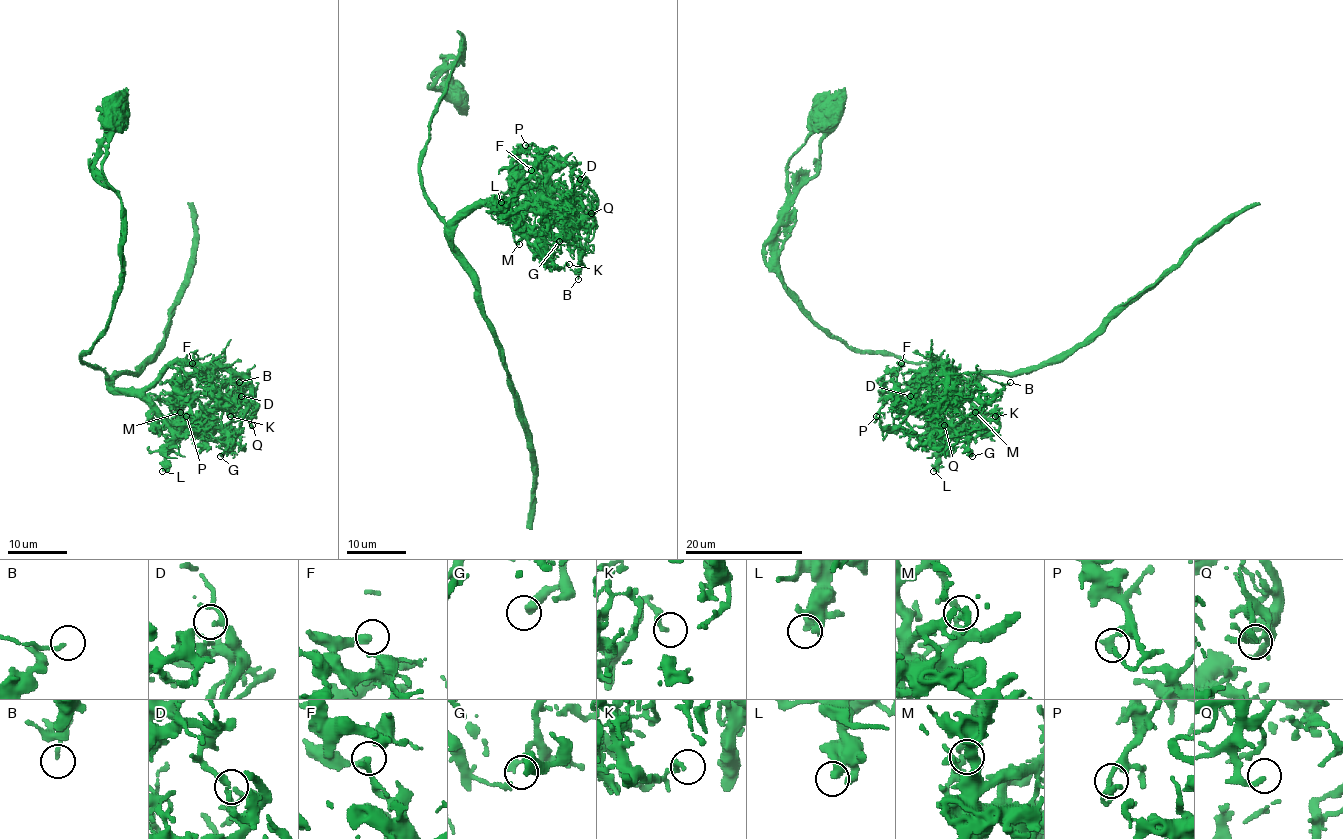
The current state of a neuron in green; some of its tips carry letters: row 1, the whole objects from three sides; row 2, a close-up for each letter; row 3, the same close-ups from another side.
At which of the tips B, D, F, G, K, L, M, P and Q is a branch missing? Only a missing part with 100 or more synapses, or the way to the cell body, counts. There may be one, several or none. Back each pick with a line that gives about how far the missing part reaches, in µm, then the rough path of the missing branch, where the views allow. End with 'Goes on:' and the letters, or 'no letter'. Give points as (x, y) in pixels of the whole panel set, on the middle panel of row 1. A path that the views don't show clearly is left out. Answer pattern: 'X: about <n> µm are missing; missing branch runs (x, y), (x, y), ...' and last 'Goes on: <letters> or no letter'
Goes on: no letter

